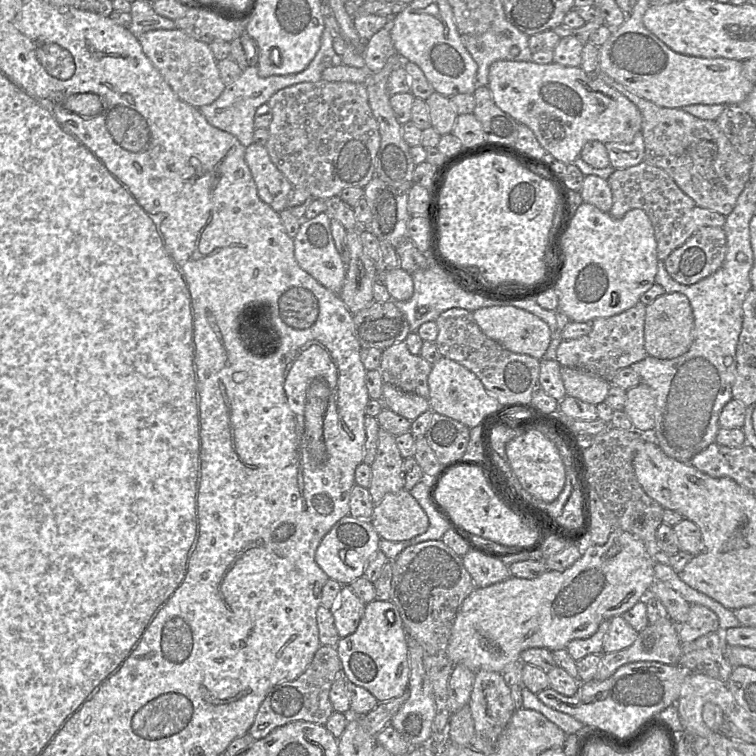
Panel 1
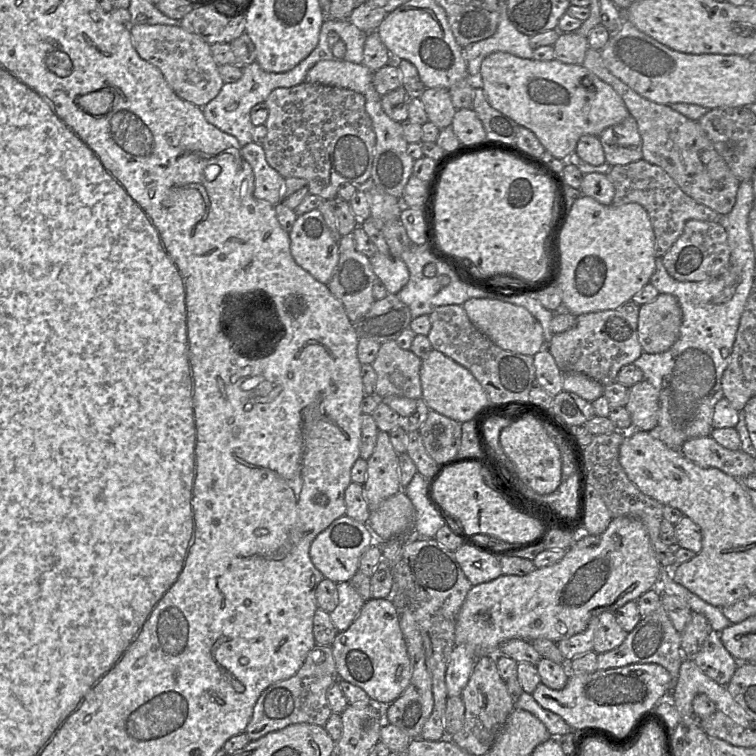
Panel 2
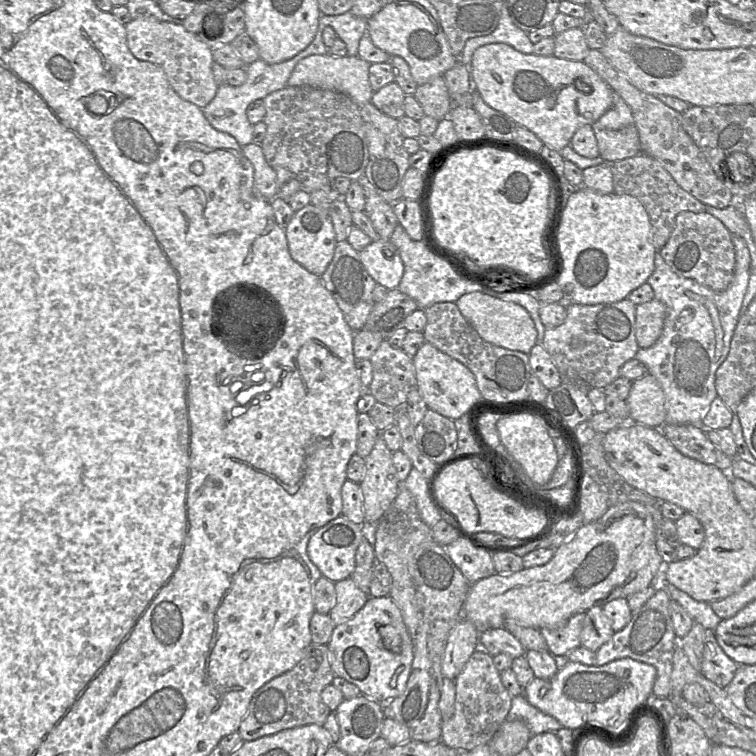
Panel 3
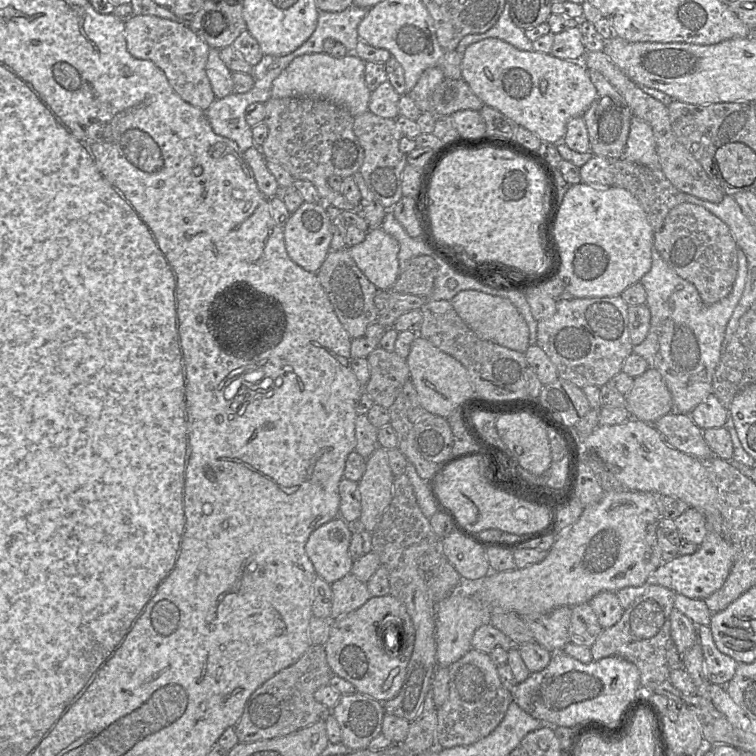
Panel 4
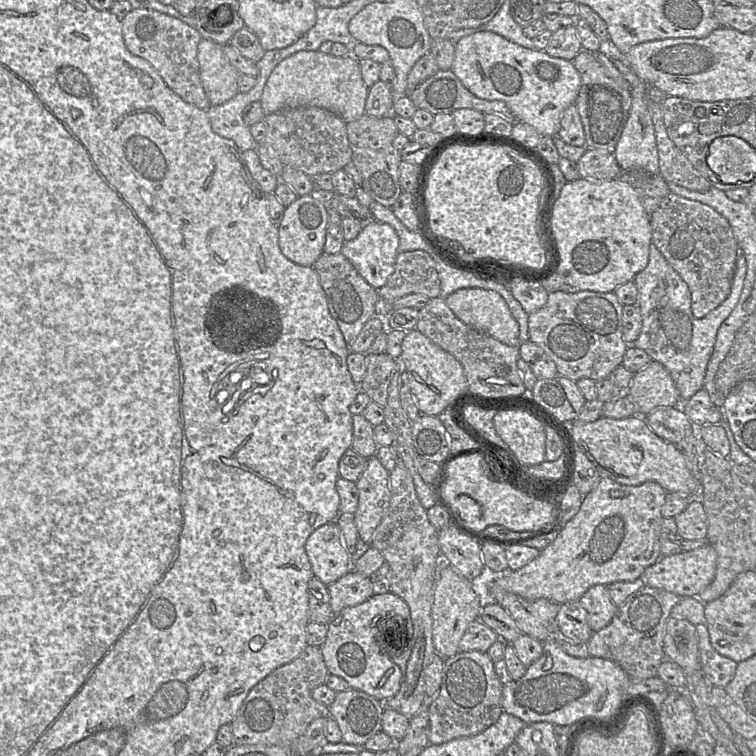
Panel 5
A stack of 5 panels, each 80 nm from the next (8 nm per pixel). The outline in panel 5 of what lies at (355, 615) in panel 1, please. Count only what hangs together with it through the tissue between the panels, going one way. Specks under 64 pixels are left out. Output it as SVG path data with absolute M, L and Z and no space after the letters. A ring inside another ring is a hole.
M355 570L348 572L327 588L330 607L334 613L359 605L374 595L370 578Z

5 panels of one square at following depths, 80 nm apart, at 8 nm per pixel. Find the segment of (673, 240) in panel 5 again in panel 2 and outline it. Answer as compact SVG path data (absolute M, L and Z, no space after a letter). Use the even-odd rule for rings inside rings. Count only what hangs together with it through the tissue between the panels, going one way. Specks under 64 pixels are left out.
M688 220L682 234L662 257L662 263L678 281L703 281L720 276L727 268L729 258L727 232L719 222Z

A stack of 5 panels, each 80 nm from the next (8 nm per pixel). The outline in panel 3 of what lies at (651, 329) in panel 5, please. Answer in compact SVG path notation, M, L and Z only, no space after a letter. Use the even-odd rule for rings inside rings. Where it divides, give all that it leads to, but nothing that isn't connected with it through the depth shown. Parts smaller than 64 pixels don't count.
M732 235L732 243L735 250L734 276L730 285L723 291L714 291L693 279L678 275L665 263L658 251L655 253L655 268L647 283L654 291L654 298L664 303L666 317L658 340L651 347L639 348L635 358L646 366L647 373L652 374L662 387L666 400L665 423L701 425L712 401L718 396L715 387L716 371L729 353L750 276L751 259L745 241L737 235Z

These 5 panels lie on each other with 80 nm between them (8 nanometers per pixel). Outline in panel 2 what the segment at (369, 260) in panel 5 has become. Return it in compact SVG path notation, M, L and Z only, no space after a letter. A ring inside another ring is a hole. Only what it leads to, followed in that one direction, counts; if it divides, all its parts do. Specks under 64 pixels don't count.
M377 252L370 257L370 263L373 272L390 294L398 294L409 281L409 270L401 258Z

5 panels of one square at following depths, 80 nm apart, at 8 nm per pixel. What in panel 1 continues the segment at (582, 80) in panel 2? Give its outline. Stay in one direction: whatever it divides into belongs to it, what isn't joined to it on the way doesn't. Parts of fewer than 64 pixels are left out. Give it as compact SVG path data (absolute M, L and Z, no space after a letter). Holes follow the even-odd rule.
M498 60L489 67L487 87L502 111L528 126L540 145L566 165L580 157L588 141L628 144L642 128L638 108L614 88L589 76L580 66Z

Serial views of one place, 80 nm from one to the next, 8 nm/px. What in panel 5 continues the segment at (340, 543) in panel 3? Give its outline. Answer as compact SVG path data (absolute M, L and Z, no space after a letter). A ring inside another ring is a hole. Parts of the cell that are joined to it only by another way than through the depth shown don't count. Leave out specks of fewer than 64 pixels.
M335 521L314 530L306 540L305 550L314 576L326 586L352 571L350 555Z

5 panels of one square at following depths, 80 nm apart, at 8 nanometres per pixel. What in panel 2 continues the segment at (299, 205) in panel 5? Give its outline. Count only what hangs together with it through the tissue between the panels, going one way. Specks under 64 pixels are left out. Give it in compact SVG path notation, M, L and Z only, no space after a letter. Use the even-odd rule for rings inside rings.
M318 209L299 215L289 232L291 255L316 280L327 285L339 261L338 242Z

